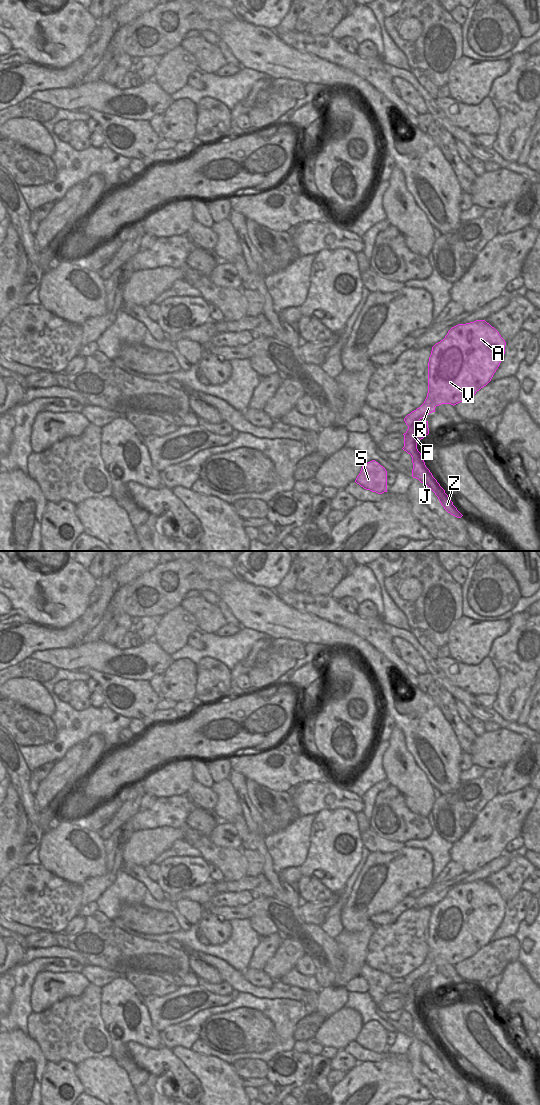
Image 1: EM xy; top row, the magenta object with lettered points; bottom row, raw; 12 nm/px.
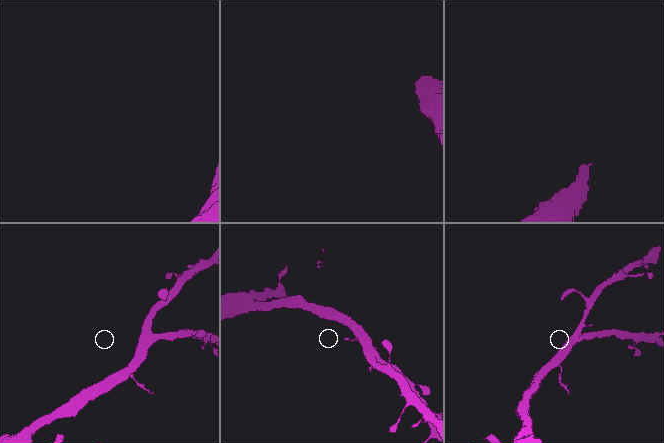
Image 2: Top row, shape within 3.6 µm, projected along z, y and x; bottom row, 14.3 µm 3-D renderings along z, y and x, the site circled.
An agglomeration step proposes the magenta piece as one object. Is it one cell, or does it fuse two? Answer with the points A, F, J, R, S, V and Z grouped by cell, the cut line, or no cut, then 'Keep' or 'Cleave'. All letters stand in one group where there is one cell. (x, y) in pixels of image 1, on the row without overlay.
Groups: A F R S V / J Z. Split along xy (418, 1011), (411, 1015). Cleave.

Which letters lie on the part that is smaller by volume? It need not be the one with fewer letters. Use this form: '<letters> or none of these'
J, Z

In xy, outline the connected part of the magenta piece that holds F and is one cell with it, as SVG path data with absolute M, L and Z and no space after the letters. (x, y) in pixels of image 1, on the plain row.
M476 880L466 884L458 884L452 887L445 898L432 907L428 922L428 953L424 963L408 974L404 981L408 986L404 995L404 1007L402 1008L410 1015L418 1012L417 1003L429 994L428 981L422 982L421 979L435 972L435 967L441 964L456 965L476 954L481 948L486 946L498 929L504 914L505 900L499 892L485 880Z

